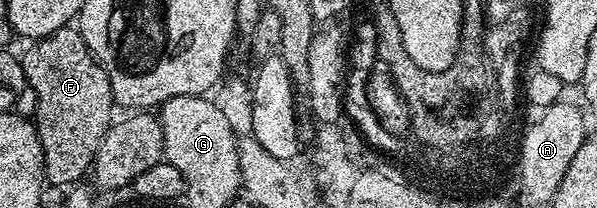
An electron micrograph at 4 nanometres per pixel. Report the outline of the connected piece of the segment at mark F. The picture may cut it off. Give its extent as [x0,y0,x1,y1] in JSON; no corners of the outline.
[21,27,113,187]

